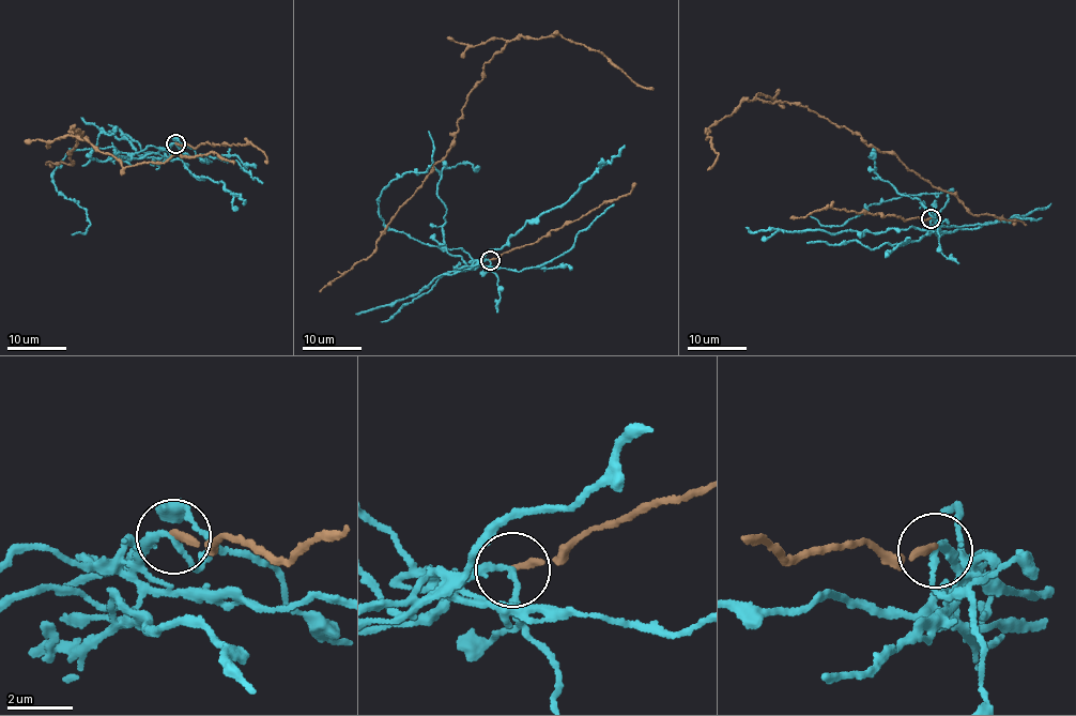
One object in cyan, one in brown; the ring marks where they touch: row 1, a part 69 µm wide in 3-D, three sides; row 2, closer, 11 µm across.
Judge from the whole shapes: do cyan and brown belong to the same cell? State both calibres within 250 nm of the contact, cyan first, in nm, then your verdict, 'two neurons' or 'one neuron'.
180 nm thick on the cyan side, 220 nm on the other; two neurons

